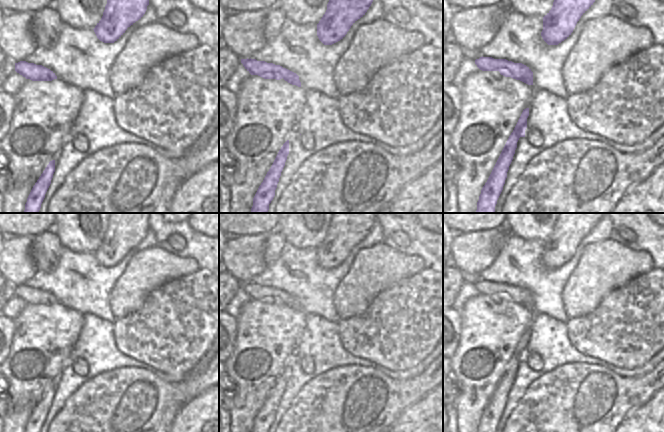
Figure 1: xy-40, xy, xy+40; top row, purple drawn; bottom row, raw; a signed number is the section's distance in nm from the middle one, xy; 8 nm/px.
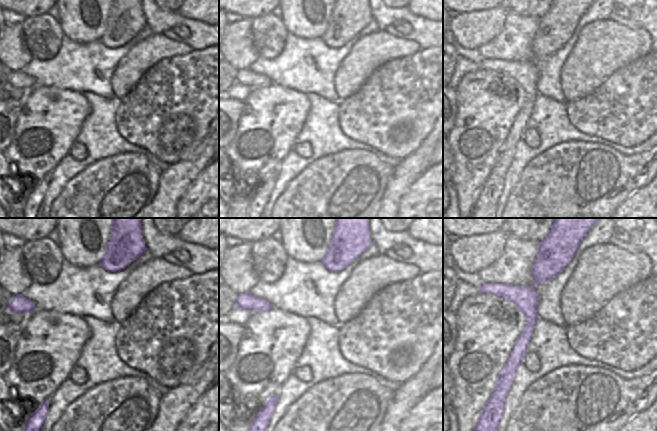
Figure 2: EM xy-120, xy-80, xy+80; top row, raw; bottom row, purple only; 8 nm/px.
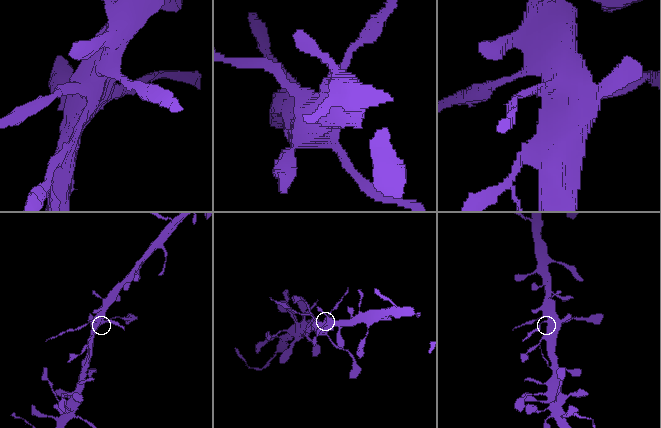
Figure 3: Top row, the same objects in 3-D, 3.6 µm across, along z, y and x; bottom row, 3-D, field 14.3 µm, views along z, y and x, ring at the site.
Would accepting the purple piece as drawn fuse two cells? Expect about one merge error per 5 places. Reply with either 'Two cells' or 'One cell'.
Two cells.

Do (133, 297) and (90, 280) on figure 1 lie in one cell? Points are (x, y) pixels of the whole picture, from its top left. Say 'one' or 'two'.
two

